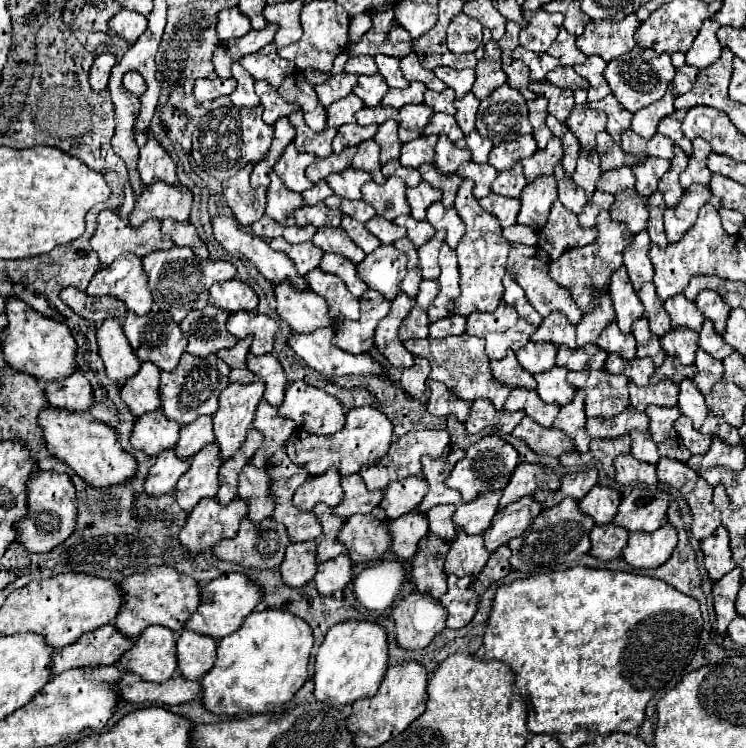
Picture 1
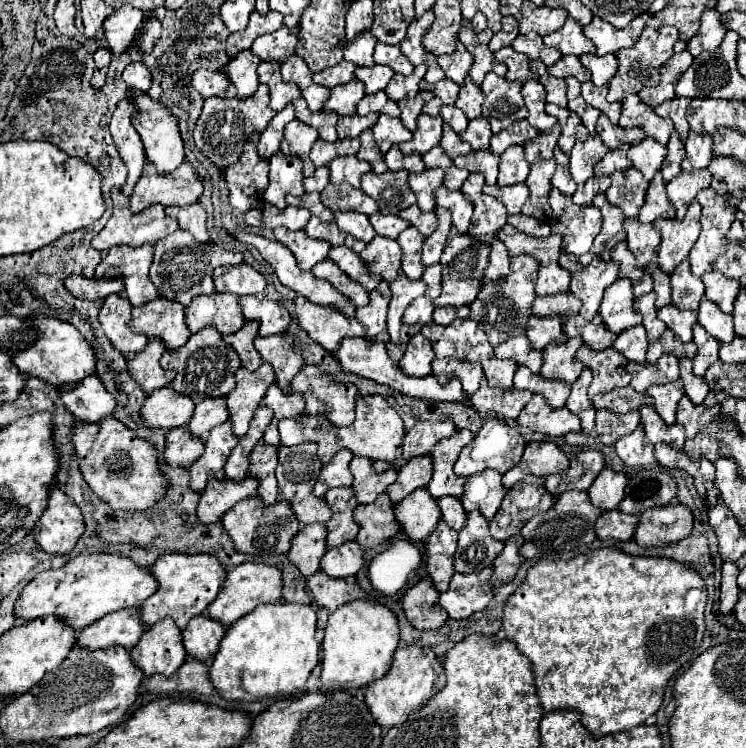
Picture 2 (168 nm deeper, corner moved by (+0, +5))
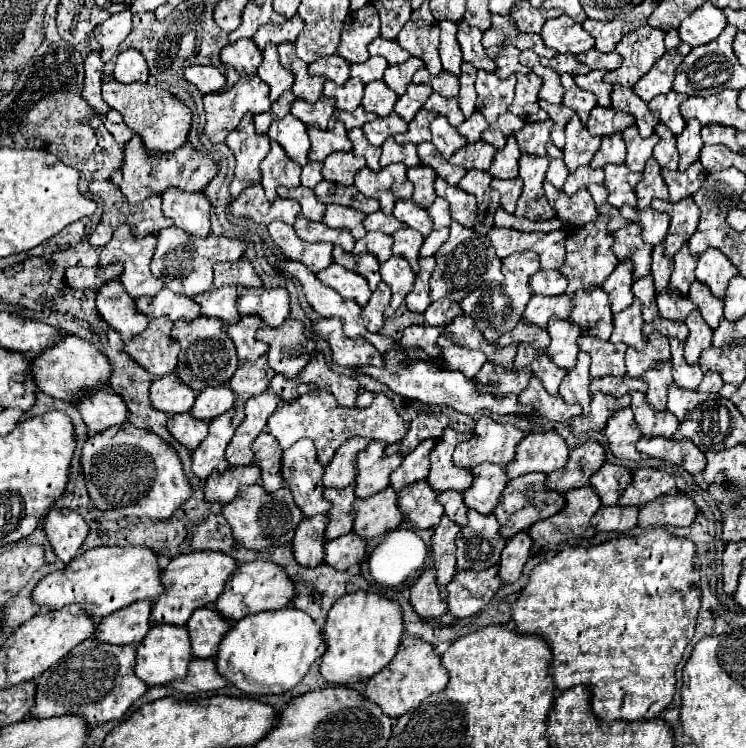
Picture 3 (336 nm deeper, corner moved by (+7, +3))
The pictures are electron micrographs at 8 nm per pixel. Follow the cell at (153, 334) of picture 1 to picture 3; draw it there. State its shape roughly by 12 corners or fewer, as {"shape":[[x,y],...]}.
{"shape":[[163,288],[137,298],[141,314],[195,320],[199,306],[189,296]]}

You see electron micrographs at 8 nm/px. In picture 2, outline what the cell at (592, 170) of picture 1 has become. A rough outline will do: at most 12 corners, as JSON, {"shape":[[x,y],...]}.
{"shape":[[580,124],[570,152],[570,172],[578,184],[594,176],[608,148]]}

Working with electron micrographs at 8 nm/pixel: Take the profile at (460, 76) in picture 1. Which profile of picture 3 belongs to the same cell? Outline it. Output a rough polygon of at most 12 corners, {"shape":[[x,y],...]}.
{"shape":[[443,20],[441,64],[445,72],[459,76],[461,48],[455,32],[457,24]]}

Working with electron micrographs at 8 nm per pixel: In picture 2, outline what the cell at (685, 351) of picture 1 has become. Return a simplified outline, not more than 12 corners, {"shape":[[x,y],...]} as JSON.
{"shape":[[662,306],[658,314],[682,342],[692,340],[698,310]]}

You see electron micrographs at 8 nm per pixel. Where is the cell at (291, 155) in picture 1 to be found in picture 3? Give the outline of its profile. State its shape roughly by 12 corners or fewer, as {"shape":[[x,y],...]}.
{"shape":[[293,114],[275,120],[267,136],[299,166],[309,162],[307,126]]}

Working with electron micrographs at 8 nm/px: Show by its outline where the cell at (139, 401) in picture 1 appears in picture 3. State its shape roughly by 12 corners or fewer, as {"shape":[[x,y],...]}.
{"shape":[[167,316],[125,344],[153,378],[175,372],[179,346]]}

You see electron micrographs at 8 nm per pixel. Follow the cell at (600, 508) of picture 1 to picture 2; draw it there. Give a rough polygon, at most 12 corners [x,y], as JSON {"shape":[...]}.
{"shape":[[604,468],[588,490],[592,504],[614,510],[628,476]]}

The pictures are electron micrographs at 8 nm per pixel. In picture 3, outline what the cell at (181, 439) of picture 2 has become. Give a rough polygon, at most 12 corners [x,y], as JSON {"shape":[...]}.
{"shape":[[189,412],[171,416],[167,430],[189,452],[207,436],[207,424]]}

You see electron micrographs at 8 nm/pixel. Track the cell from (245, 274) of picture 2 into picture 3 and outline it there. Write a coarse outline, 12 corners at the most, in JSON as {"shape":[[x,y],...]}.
{"shape":[[247,258],[213,268],[215,288],[261,288]]}

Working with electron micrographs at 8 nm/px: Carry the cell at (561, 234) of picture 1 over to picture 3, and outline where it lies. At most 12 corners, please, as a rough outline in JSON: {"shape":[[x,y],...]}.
{"shape":[[543,188],[555,216],[569,230],[597,218],[595,202],[585,188],[573,196]]}

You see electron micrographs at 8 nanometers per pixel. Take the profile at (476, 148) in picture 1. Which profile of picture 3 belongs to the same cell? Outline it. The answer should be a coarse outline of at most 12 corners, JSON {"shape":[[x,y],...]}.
{"shape":[[475,112],[457,130],[475,144],[489,124]]}

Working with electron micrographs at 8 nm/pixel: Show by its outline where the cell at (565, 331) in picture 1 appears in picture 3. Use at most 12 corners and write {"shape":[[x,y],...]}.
{"shape":[[539,270],[531,288],[539,296],[565,294],[567,280],[557,270]]}

